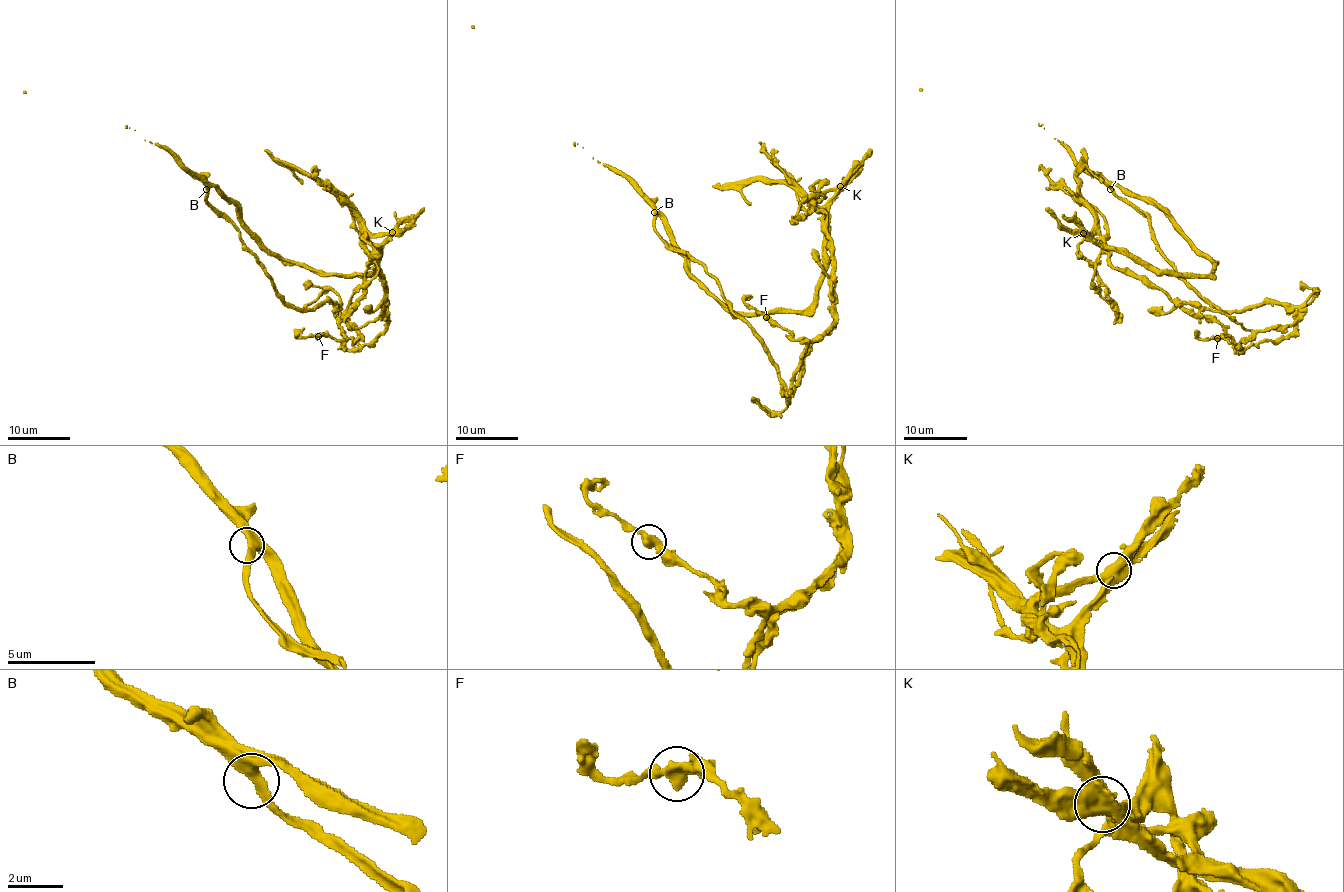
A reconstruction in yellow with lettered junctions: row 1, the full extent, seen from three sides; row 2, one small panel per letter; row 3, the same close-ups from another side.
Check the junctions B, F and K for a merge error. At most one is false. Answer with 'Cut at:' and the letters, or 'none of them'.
Cut at: K

